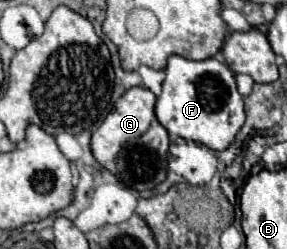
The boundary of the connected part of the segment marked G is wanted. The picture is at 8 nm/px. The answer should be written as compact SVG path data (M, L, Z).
M134 86L126 90L114 104L114 110L106 116L102 126L92 134L94 158L110 170L124 186L134 190L152 190L168 172L168 132L154 116L156 96L148 88Z

